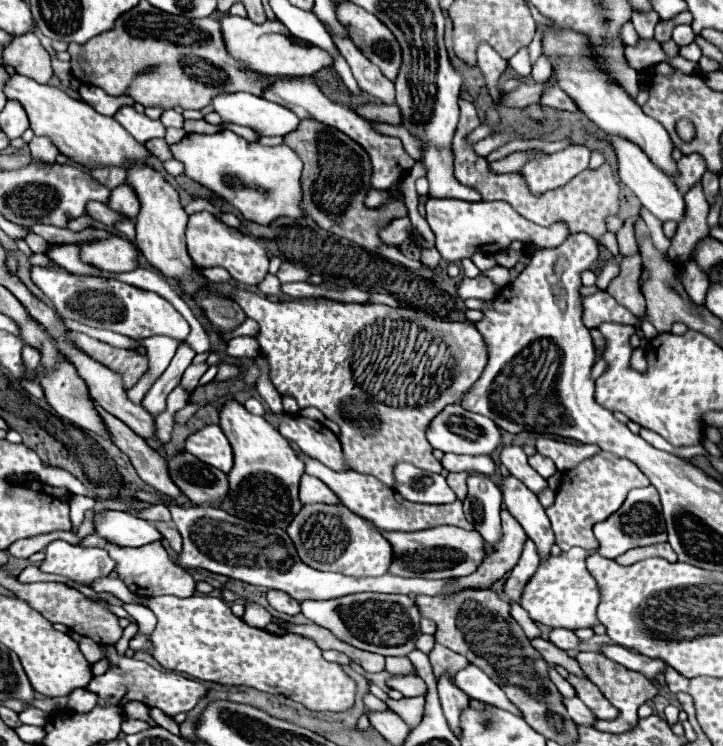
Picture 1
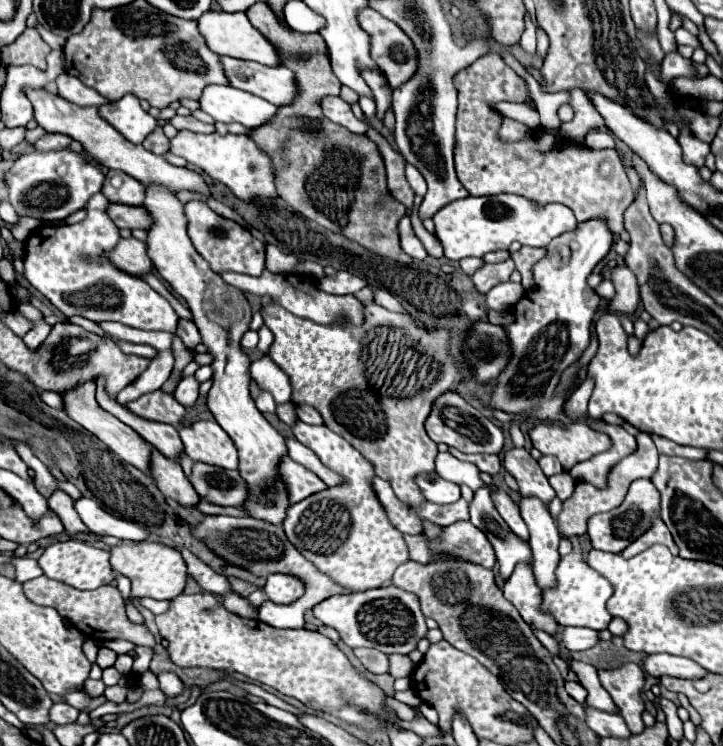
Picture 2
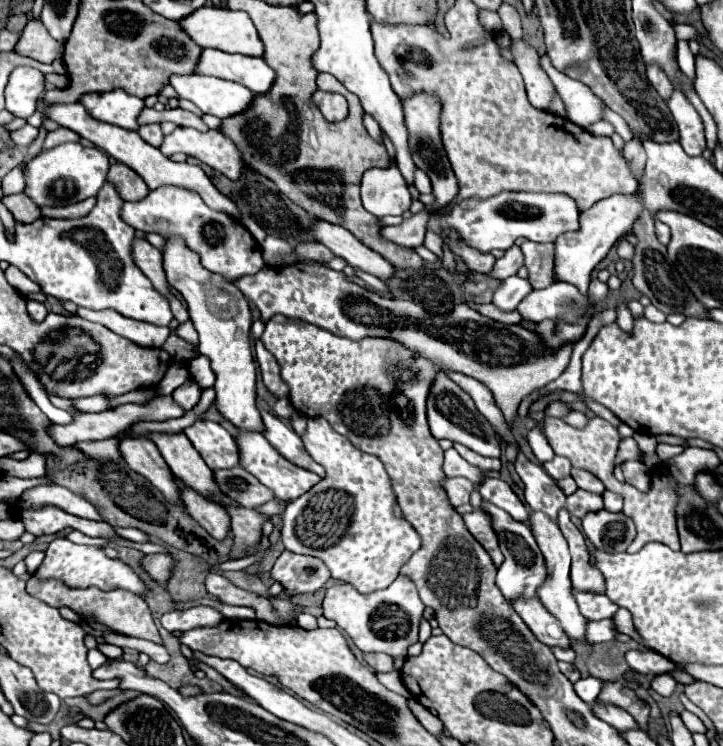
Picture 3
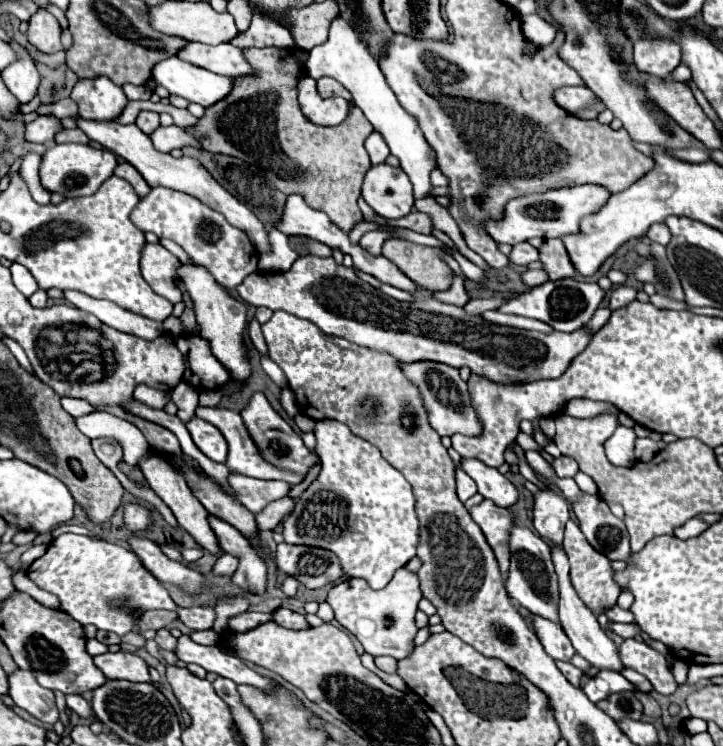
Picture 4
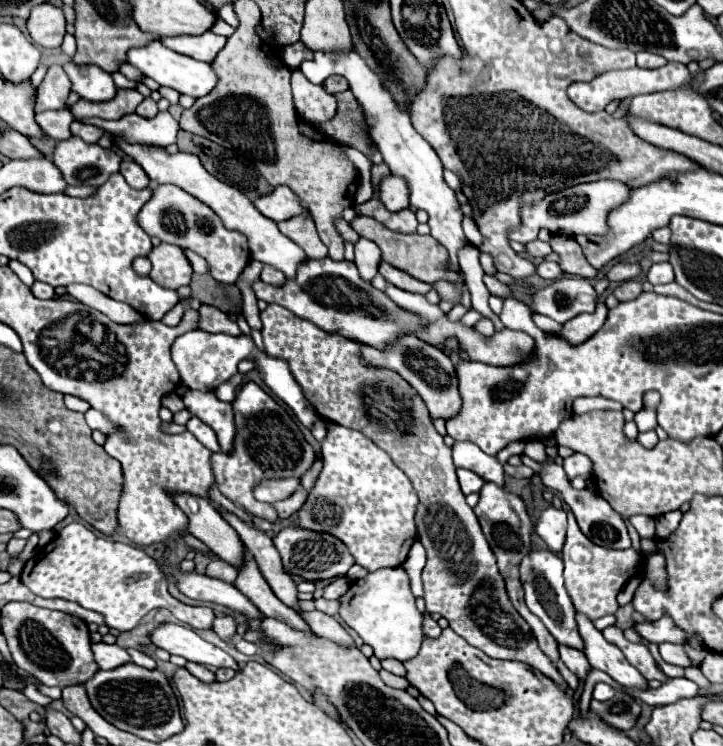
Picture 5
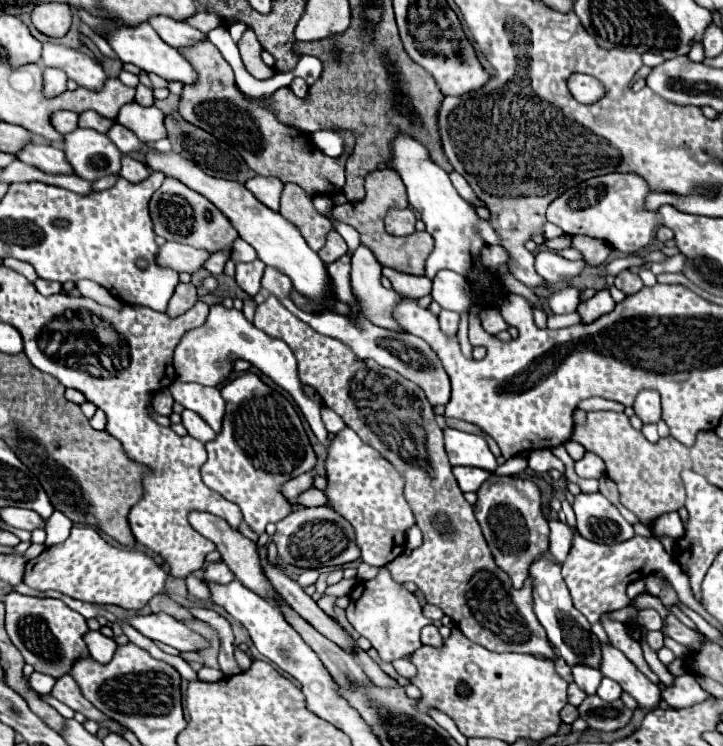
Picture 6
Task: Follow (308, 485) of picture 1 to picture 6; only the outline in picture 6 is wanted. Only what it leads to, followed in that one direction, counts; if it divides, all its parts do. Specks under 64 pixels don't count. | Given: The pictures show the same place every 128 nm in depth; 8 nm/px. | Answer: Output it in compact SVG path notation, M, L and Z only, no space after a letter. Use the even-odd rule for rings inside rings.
M170 384L170 392L178 404L200 414L214 432L220 432L222 416L224 416L224 400L218 388L208 388L200 384Z

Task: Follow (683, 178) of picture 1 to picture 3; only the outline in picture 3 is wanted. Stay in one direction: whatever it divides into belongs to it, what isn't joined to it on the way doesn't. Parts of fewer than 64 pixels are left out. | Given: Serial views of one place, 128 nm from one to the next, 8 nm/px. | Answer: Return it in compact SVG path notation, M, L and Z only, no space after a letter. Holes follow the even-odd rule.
M674 86L674 94L668 100L668 108L680 130L680 144L686 154L700 156L706 148L704 140L704 124L696 114L694 106L684 98L684 94Z

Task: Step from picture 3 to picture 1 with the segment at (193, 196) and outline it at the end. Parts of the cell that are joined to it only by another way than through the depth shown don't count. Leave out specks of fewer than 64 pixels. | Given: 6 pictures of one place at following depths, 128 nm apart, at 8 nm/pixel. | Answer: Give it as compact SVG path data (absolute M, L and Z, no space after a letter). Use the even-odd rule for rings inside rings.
M88 202L86 204L86 212L96 220L96 222L102 222L104 226L108 228L114 228L116 222L124 220L126 216L120 216L120 212L112 212L112 208L108 208L106 204L100 204L100 202ZM206 210L194 212L190 216L188 228L186 228L186 240L188 240L188 252L200 268L222 266L232 274L236 282L248 284L248 286L256 286L268 274L268 250L256 238L226 226L222 220L218 220L214 214Z

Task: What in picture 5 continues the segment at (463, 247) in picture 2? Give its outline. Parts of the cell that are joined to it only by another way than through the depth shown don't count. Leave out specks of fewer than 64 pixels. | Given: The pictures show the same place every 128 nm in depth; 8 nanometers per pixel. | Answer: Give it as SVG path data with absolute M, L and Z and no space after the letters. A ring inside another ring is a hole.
M596 180L548 194L542 202L522 208L522 226L510 234L510 240L528 244L536 240L540 228L548 228L552 234L566 234L566 236L578 236L578 234L604 236L608 234L608 212L624 204L624 200L628 200L630 194L632 188L620 180Z

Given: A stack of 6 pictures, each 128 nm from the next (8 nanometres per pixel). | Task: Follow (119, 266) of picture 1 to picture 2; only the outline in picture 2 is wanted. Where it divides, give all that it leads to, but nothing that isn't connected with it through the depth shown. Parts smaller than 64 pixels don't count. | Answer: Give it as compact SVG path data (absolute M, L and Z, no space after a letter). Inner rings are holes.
M128 238L128 240L120 240L118 246L108 254L108 258L122 270L126 270L128 274L134 276L144 276L150 274L154 264L148 256L148 248L144 242L136 240L136 238Z

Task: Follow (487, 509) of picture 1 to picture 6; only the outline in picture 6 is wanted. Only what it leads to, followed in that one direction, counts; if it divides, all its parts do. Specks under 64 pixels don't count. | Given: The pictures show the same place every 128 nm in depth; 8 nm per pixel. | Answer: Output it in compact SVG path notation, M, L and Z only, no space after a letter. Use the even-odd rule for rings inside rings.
M536 560L530 566L530 576L534 578L534 612L540 620L540 624L544 626L548 640L556 646L558 654L570 664L584 664L590 668L600 668L600 640L596 638L596 634L590 630L588 620L574 608L570 592L562 580L560 574L560 564L554 560Z

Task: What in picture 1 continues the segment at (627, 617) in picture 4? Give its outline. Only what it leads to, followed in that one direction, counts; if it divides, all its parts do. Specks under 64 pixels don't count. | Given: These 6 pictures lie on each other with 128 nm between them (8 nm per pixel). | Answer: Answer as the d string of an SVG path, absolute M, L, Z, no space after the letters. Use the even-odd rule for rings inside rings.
M570 548L560 556L550 556L546 562L540 562L536 576L530 578L522 592L522 608L528 610L530 618L538 624L550 628L592 628L596 620L596 608L600 604L600 590L594 576L586 568L588 552L584 548Z

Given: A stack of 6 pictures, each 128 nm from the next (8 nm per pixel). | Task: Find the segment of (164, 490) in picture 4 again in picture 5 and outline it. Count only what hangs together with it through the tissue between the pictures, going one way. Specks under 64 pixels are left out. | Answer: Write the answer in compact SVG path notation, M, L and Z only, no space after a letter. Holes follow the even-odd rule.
M178 494L174 496L174 500L188 516L188 532L202 540L218 558L226 560L234 568L242 568L246 560L246 546L240 540L238 532L222 518L222 514L216 512L204 498Z

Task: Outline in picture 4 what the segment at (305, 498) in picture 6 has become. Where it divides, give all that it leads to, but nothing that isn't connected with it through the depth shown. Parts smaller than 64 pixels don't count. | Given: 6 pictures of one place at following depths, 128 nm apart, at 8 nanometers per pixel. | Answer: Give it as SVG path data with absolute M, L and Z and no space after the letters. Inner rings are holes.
M284 496L284 498L268 504L262 512L256 514L258 530L274 530L292 512L294 504L296 504L296 500L290 496Z

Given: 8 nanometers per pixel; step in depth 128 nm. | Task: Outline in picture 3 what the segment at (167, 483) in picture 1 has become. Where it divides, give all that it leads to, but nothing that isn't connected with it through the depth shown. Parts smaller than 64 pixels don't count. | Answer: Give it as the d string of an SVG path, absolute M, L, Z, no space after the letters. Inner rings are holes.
M178 480L178 486L182 490L182 500L184 500L186 512L196 522L202 522L204 530L208 530L208 534L212 538L216 538L216 540L228 538L228 534L230 534L230 520L228 520L228 514L224 512L224 508L220 508L218 504L212 504L204 496L196 494L188 486L184 486L180 480Z

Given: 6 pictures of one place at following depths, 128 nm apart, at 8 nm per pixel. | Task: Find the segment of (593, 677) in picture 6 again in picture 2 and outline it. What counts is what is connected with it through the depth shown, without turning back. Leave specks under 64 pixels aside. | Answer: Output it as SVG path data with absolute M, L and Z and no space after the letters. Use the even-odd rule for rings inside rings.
M518 564L514 574L508 578L508 584L504 584L504 598L516 606L520 616L536 630L544 630L546 634L554 636L560 628L548 612L540 612L540 588L536 586L532 568L526 564Z

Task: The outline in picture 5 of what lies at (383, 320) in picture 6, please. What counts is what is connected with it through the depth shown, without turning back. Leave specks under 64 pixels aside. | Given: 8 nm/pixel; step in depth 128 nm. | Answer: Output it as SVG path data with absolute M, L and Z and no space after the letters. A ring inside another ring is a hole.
M360 238L356 242L356 266L358 266L358 272L362 276L364 282L372 282L372 278L378 274L378 266L380 264L380 248L366 240L366 238Z

